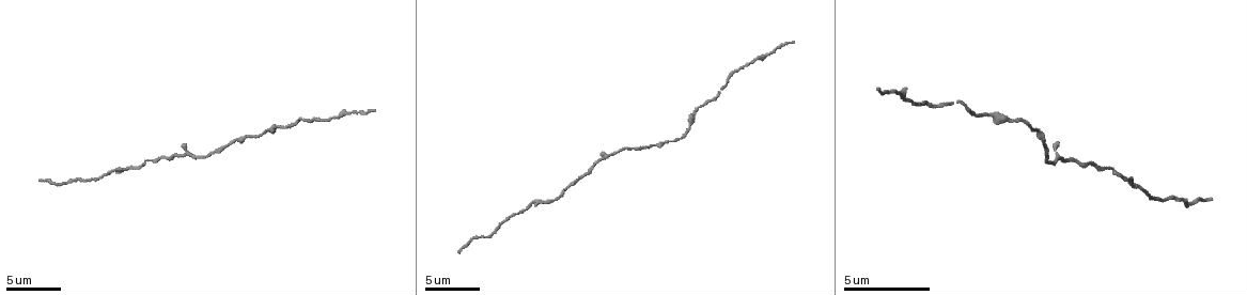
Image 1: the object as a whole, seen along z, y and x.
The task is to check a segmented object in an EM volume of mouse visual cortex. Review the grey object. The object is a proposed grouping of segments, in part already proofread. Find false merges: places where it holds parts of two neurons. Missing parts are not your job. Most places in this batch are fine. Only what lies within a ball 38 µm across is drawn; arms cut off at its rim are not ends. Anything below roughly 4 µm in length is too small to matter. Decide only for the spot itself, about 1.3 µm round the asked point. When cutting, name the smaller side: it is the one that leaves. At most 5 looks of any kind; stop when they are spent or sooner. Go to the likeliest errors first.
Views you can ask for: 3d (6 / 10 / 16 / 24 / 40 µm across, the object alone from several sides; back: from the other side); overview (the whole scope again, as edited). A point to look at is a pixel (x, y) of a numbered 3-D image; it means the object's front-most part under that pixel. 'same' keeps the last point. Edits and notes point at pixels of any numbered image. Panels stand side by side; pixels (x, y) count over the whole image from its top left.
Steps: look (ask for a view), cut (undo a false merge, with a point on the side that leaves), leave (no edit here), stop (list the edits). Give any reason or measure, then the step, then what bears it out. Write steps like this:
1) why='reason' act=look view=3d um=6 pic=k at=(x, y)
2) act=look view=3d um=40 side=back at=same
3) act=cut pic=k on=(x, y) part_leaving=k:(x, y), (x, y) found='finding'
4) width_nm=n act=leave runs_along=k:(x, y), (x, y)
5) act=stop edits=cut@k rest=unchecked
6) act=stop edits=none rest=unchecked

why='two arms in line, one across' act=look view=3d um=6 pic=1 at=(1054, 160)

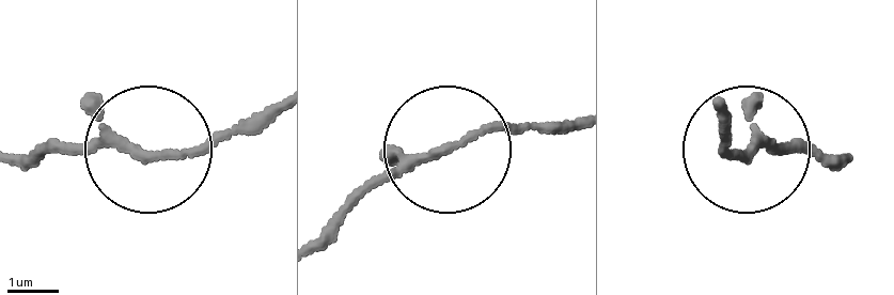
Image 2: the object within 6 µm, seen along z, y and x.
width_nm=160 act=leave runs_along=2:(220, 142), (173, 155), (50, 142) found='continuous, no second neuron'

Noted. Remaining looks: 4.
why='sudden change in width' act=look view=3d um=10 pic=1 at=(1125, 178)

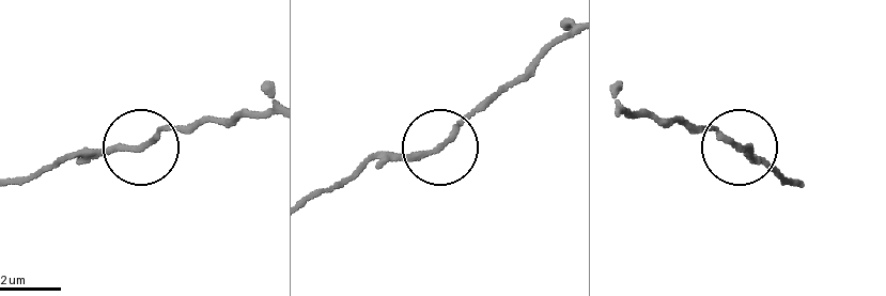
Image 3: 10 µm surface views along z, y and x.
act=leave runs_along=3:(270, 110), (202, 118), (164, 128), (133, 149), (66, 156) found='one neuron here'

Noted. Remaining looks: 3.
why='calibre changes' act=look view=3d um=10 pic=1 at=(280, 126)

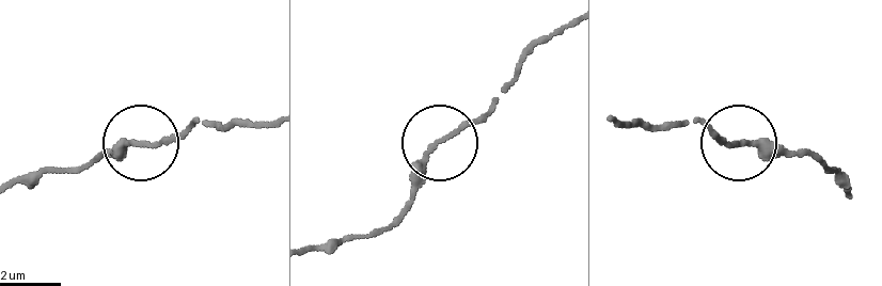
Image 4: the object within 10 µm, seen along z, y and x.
act=leave runs_along=4:(311, 250), (388, 226), (419, 165), (492, 107) found='continuous, no second neuron'

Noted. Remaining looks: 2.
act=stop edits=none rest=unchecked

